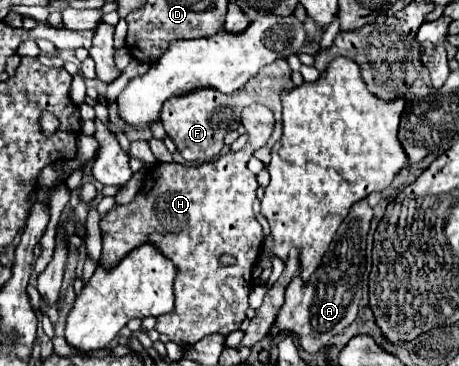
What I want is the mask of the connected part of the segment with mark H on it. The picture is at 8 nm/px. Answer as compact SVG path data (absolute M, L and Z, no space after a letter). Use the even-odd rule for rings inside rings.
M261 104L247 106L243 110L241 122L249 134L249 142L245 148L237 152L221 154L217 160L205 162L201 166L185 166L177 162L159 162L155 168L151 168L145 176L141 192L133 198L133 202L121 206L113 206L101 220L101 234L103 234L103 254L101 262L105 266L117 264L125 254L141 246L143 242L153 242L161 248L161 252L173 260L179 274L175 278L175 310L157 318L157 332L165 334L171 342L179 346L191 346L197 340L219 334L227 336L229 332L237 330L245 318L245 312L249 308L249 292L253 282L253 266L261 254L263 248L263 226L257 222L253 212L255 192L259 188L255 174L247 170L247 160L253 156L253 152L267 142L267 138L273 134L273 114L269 108ZM231 254L235 258L235 264L221 266L221 256Z

